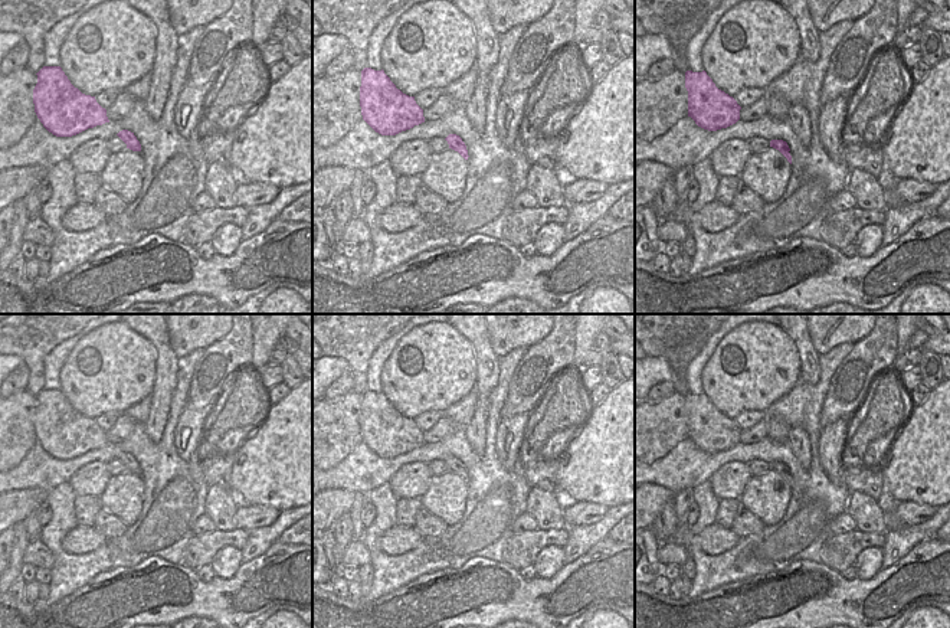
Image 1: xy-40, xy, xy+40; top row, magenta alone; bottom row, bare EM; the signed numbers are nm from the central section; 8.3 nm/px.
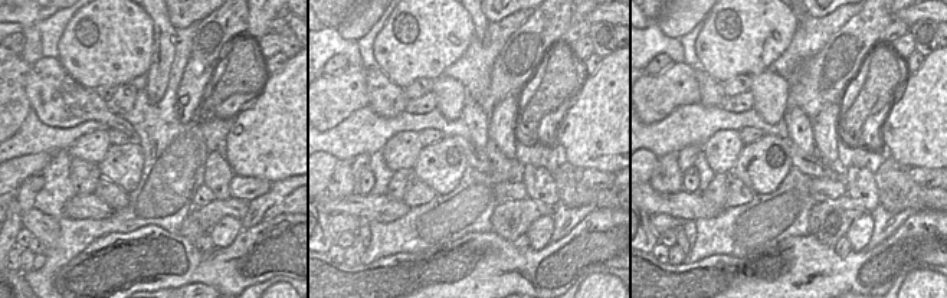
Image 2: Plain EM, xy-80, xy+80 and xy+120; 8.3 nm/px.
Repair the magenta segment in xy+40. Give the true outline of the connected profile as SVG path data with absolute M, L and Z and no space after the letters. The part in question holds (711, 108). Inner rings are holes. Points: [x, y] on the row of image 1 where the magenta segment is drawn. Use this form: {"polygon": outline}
{"polygon": "M687 71L685 88L688 91L688 117L698 127L717 131L740 120L741 107L733 97L718 89L705 71Z"}

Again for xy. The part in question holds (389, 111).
{"polygon": "M361 71L360 107L363 120L381 135L396 135L425 122L415 97L403 94L384 71Z"}

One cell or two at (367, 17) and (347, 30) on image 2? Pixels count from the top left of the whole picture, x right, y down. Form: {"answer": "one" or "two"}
{"answer": "one"}

